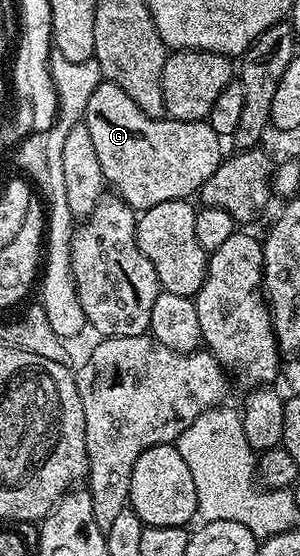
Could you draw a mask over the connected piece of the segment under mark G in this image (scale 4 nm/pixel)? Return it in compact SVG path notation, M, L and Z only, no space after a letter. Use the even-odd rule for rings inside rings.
M107 81L94 89L82 123L94 141L105 184L137 213L162 205L162 201L195 196L222 162L221 136L214 133L208 122L183 123L167 117L150 117L118 85Z

